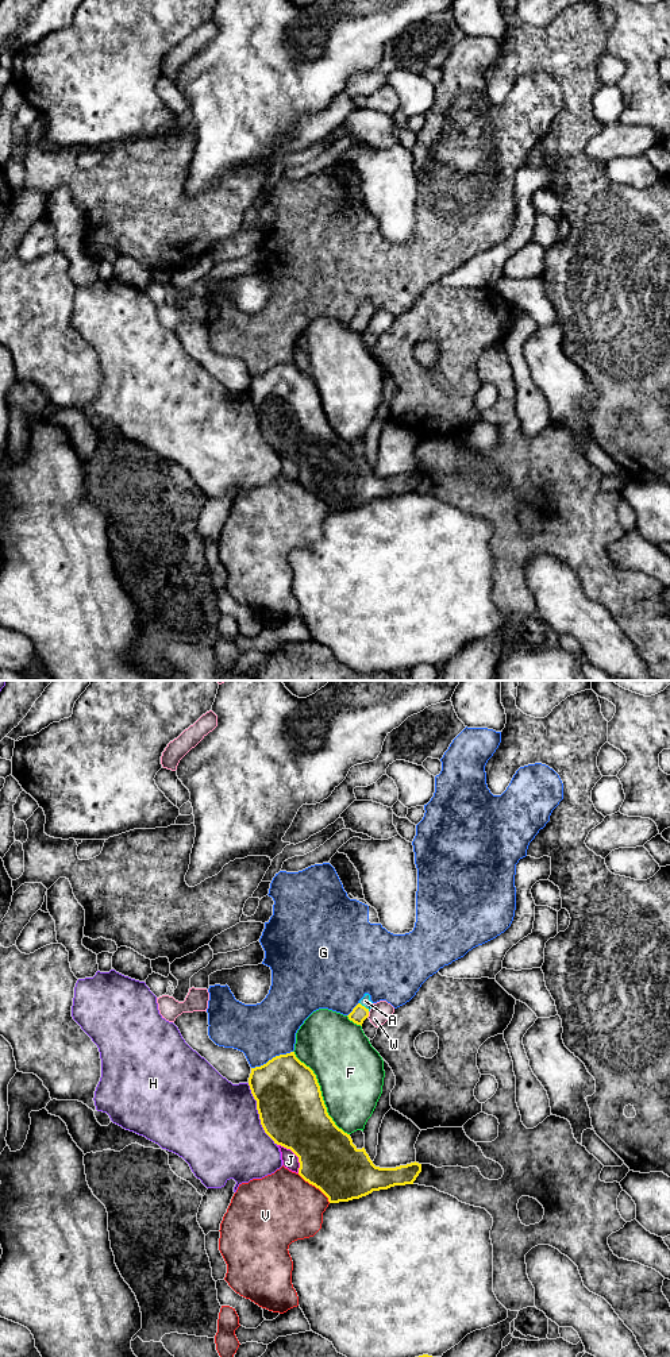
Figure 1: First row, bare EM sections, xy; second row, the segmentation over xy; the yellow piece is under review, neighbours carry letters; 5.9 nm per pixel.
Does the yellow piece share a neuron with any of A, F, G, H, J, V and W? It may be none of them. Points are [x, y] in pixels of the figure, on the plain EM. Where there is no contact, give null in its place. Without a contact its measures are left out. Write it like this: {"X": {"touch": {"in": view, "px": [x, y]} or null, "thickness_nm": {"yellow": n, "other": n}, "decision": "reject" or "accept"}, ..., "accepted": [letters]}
{"A": {"touch": {"in": "xy", "px": [364, 315]}, "thickness_nm": {"yellow": 100, "other": 60}, "decision": "accept"}, "F": {"touch": {"in": "xy", "px": [320, 403]}, "thickness_nm": {"yellow": 400, "other": 400}, "decision": "reject"}, "G": {"touch": {"in": "xy", "px": [273, 366]}, "thickness_nm": {"yellow": 380, "other": 340}, "decision": "reject"}, "H": {"touch": {"in": "xy", "px": [258, 421]}, "thickness_nm": {"yellow": 400, "other": 500}, "decision": "reject"}, "J": {"touch": {"in": "xy", "px": [295, 462]}, "thickness_nm": {"yellow": 400, "other": 100}, "decision": "reject"}, "V": {"touch": {"in": "xy", "px": [315, 494]}, "thickness_nm": {"yellow": 360, "other": 420}, "decision": "reject"}, "W": {"touch": {"in": "xy", "px": [368, 323]}, "thickness_nm": {"yellow": 100, "other": 120}, "decision": "reject"}, "accepted": ["A"]}

